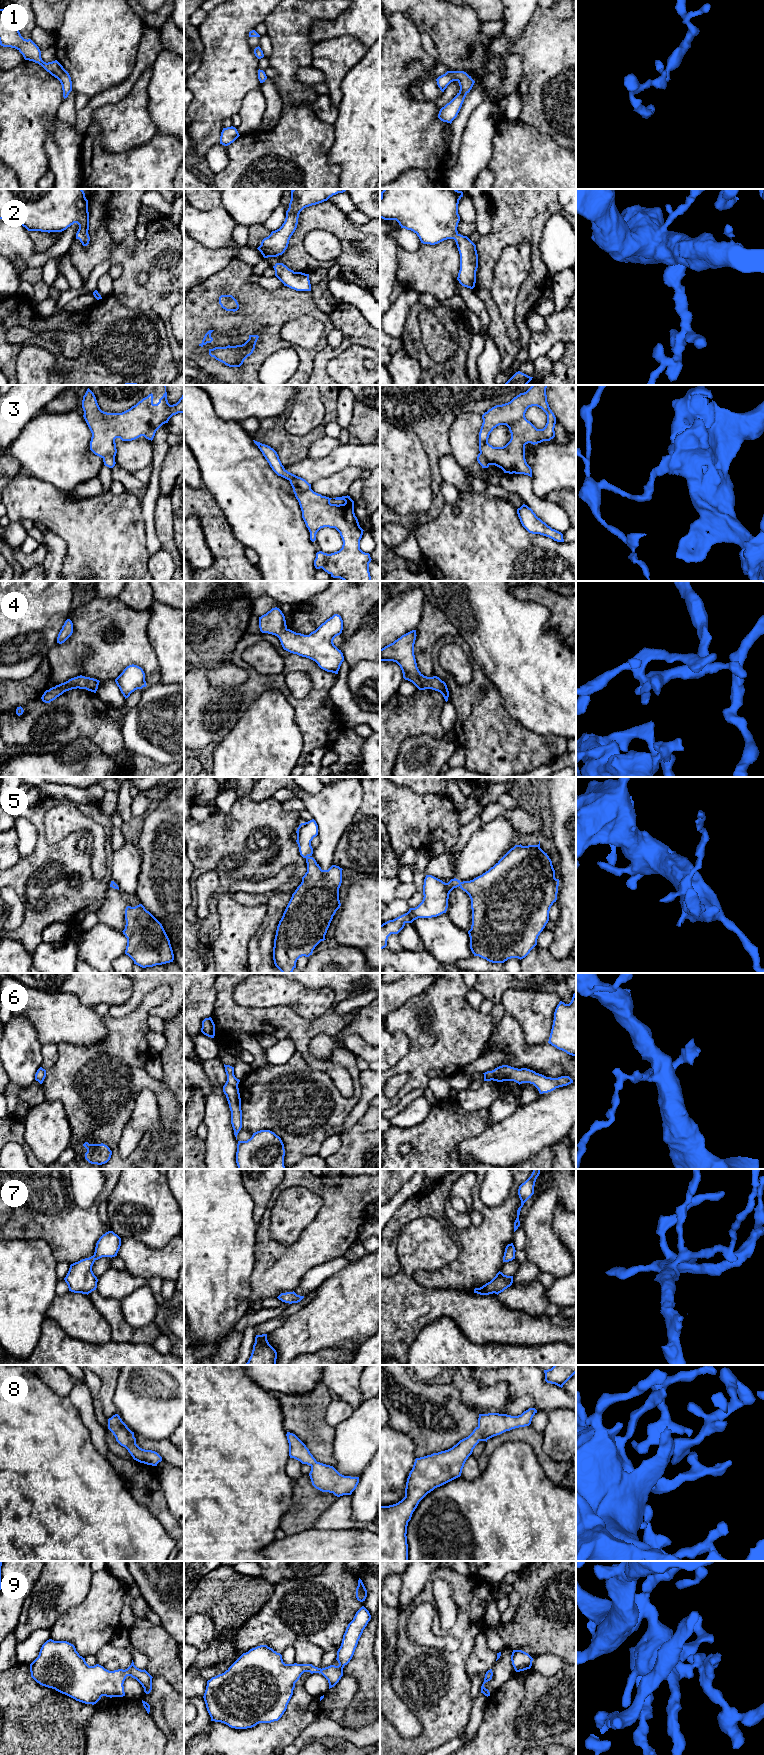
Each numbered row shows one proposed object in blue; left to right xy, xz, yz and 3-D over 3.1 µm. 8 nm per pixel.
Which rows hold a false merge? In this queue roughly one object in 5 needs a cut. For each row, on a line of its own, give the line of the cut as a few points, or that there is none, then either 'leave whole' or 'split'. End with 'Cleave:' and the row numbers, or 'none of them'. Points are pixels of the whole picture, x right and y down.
1: no cut; leave whole
2: no cut; leave whole
3: cut in xz along (289, 479), (292, 479), (302, 489), (310, 488); split
4: no cut; leave whole
5: no cut; leave whole
6: no cut; leave whole
7: no cut; leave whole
8: no cut; leave whole
9: no cut; leave whole
Cleave: 3

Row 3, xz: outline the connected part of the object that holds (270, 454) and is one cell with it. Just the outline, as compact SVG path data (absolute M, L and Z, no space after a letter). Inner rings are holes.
M253 440L253 441L258 446L260 451L262 452L263 456L269 463L272 470L278 476L281 476L287 480L294 480L302 490L307 490L307 489L311 488L311 484L309 484L305 479L288 472L284 468L284 466L282 465L281 461L279 459L277 452L273 448L271 448L268 445L257 442L255 440Z

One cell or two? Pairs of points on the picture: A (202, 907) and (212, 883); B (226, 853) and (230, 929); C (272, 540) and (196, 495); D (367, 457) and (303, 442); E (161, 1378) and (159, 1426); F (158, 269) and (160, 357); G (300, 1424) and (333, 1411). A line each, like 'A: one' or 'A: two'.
A: one
B: two
C: two
D: two
E: one
F: two
G: two

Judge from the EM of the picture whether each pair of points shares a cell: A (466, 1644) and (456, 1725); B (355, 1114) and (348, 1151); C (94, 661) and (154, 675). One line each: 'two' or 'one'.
A: one
B: two
C: one

